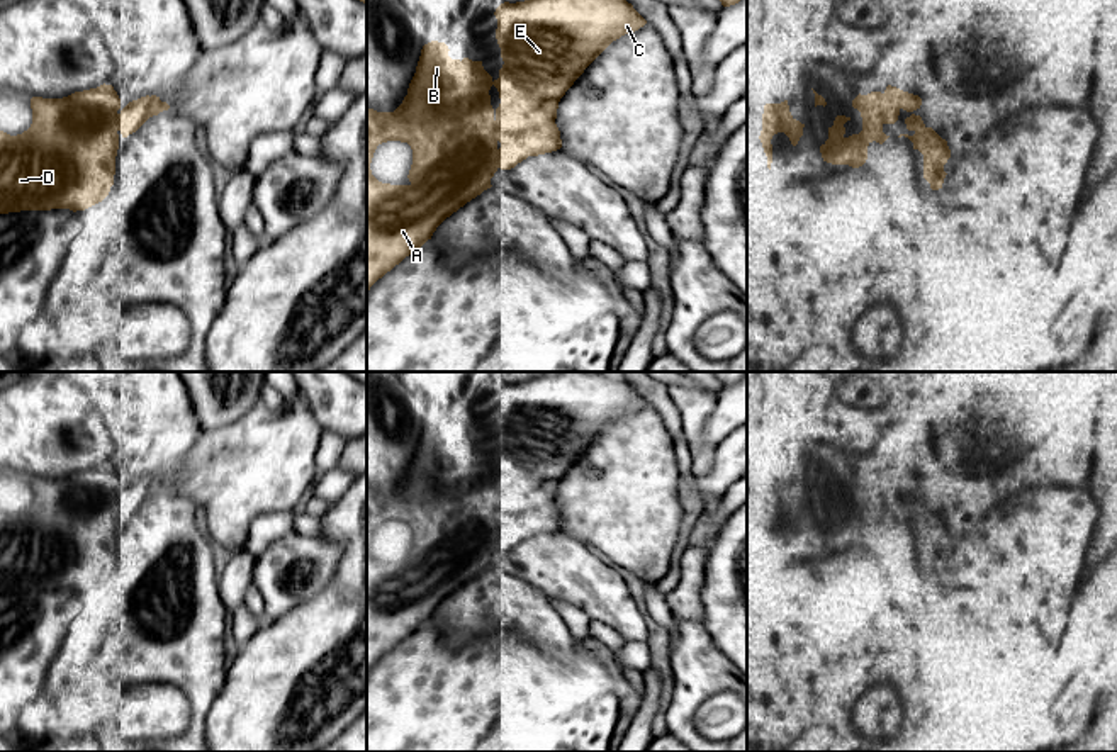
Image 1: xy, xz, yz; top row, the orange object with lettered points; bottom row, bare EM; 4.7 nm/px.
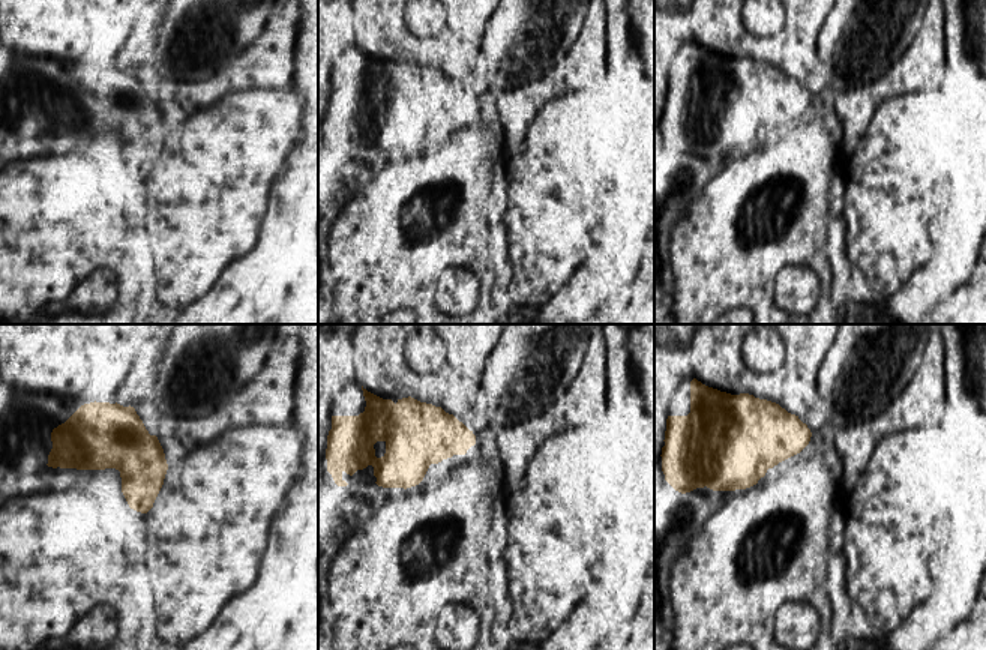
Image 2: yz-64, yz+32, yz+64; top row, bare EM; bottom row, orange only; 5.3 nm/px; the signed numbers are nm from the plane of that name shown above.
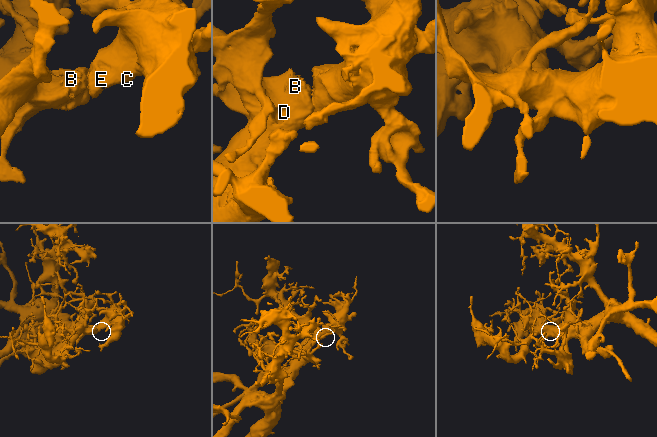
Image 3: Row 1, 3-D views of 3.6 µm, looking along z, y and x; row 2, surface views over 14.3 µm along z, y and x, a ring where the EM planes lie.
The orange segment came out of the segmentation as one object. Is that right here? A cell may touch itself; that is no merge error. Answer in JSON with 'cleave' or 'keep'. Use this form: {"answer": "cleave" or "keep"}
{"answer": "keep"}

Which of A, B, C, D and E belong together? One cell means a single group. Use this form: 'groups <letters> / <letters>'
groups A B C D E

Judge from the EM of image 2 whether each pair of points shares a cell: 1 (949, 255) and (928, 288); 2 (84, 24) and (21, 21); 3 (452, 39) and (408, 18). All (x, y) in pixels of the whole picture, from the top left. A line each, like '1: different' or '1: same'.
1: same
2: same
3: same

